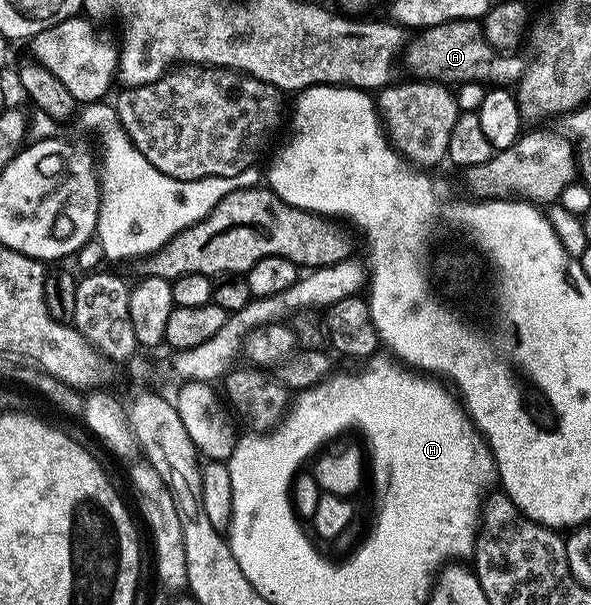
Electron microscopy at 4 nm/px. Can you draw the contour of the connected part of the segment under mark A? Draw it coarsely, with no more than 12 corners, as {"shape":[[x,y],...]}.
{"shape":[[477,20],[423,28],[409,76],[511,88],[525,60],[488,44]]}

